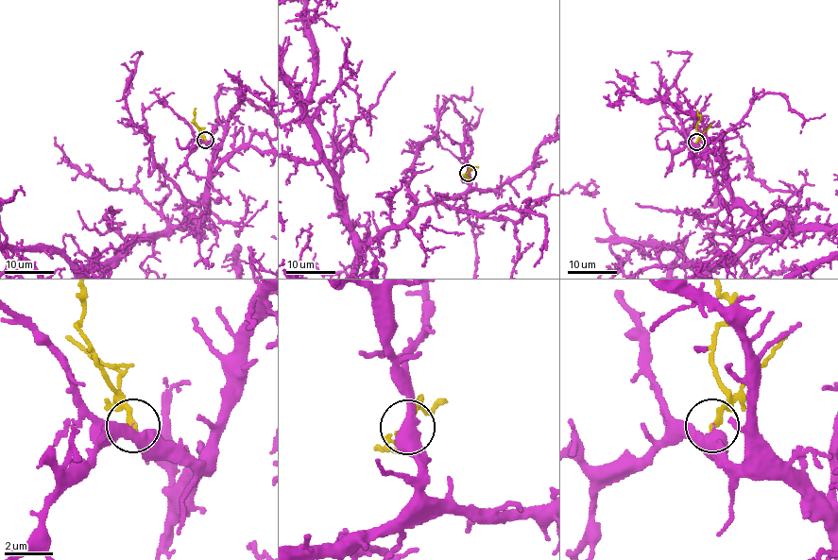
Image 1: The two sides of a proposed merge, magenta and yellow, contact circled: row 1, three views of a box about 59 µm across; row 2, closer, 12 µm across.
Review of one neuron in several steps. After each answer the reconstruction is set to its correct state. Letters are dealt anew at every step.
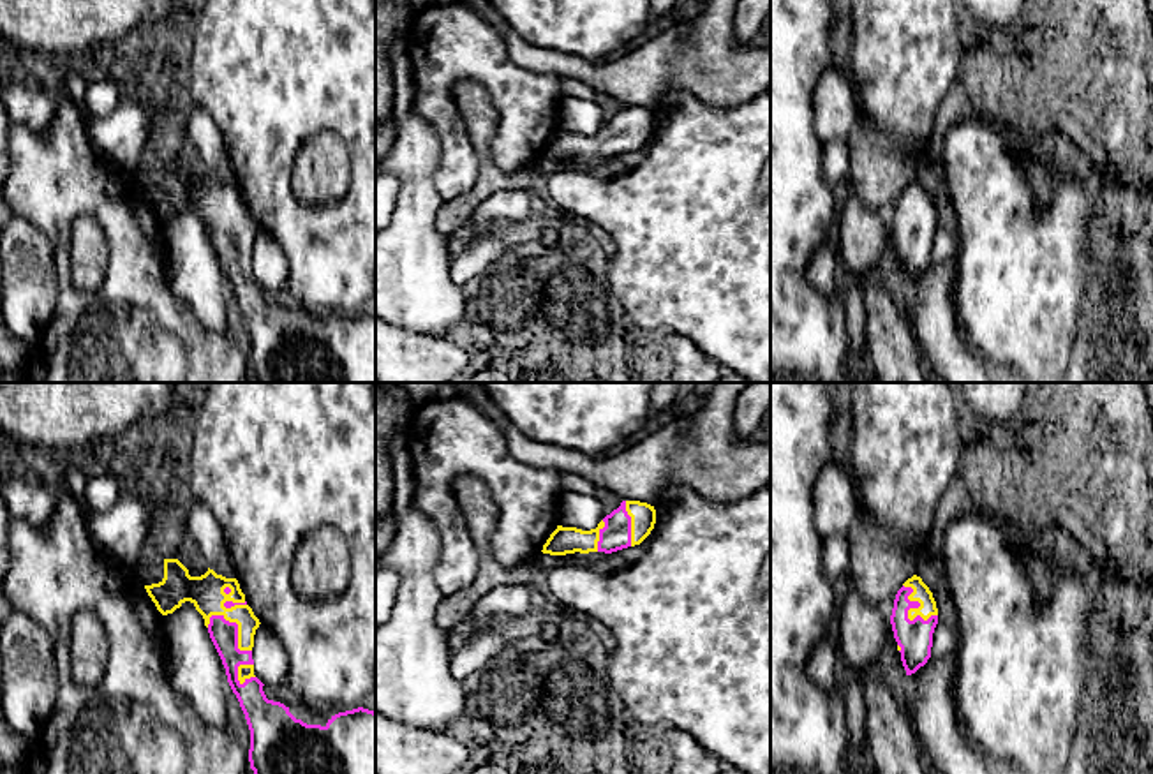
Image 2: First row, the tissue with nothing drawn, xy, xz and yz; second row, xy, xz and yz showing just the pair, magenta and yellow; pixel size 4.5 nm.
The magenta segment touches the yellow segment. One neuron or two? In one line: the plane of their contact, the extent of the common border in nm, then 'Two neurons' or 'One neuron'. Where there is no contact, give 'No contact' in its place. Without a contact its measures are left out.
Touches magenta in yz. Shared border 220 nm. One neuron

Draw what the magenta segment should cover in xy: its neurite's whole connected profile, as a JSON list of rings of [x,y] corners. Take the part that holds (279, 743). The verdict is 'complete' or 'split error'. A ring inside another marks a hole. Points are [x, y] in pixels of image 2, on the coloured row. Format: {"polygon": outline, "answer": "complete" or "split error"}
{"polygon": [[[164,559],[164,578],[145,585],[162,615],[190,601],[203,615],[250,730],[254,774],[376,774],[376,712],[338,712],[324,726],[296,719],[289,707],[268,700],[254,675],[254,635],[259,619],[236,578],[213,569],[190,577],[178,559]]], "answer": "split error"}

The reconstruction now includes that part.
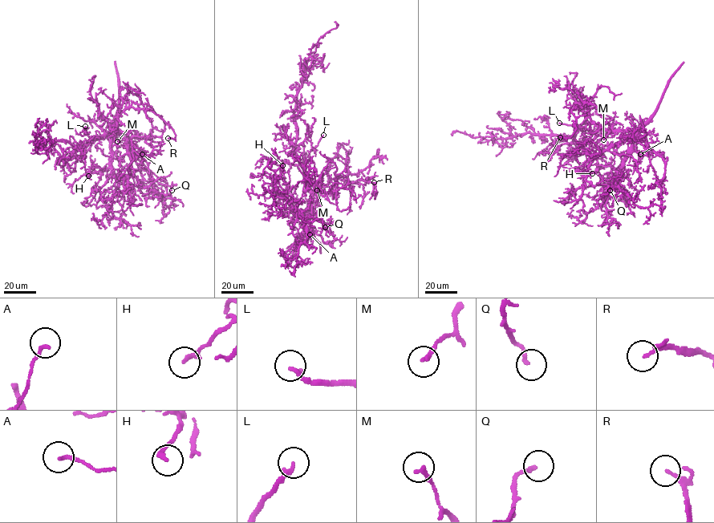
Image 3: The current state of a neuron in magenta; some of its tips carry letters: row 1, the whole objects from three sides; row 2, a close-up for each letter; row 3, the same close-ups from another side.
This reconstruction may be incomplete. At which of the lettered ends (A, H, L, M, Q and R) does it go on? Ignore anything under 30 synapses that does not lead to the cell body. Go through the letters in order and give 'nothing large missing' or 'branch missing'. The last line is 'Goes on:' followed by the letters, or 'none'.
A: nothing large missing
H: nothing large missing
L: nothing large missing
M: nothing large missing
Q: nothing large missing
R: nothing large missing
Goes on: none

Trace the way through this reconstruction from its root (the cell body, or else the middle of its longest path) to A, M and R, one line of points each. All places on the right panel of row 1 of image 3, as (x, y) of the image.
A: (603, 133), (634, 131), (634, 139), (643, 145), (647, 153), (640, 154)
M: (603, 133), (610, 131), (606, 130), (608, 132), (603, 139)
R: (603, 133), (610, 131), (594, 123), (583, 105), (571, 110), (576, 123), (573, 134), (560, 137)

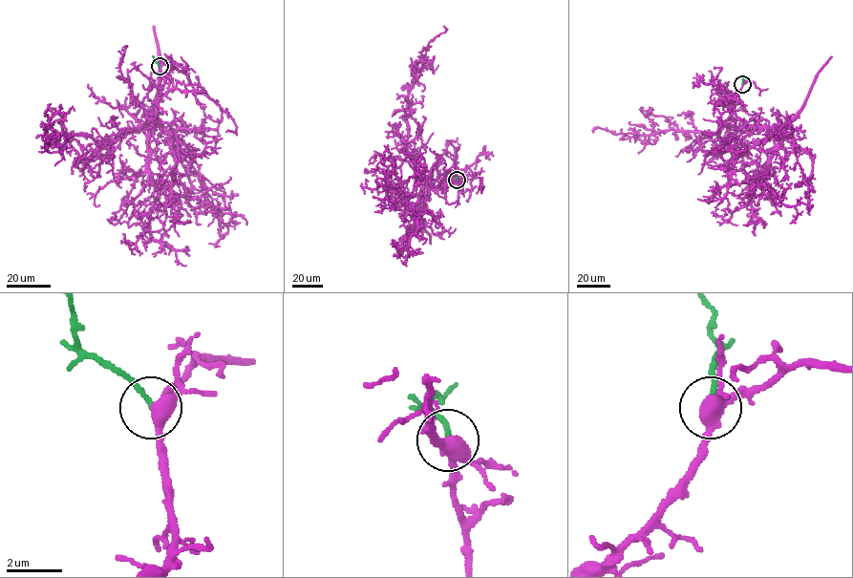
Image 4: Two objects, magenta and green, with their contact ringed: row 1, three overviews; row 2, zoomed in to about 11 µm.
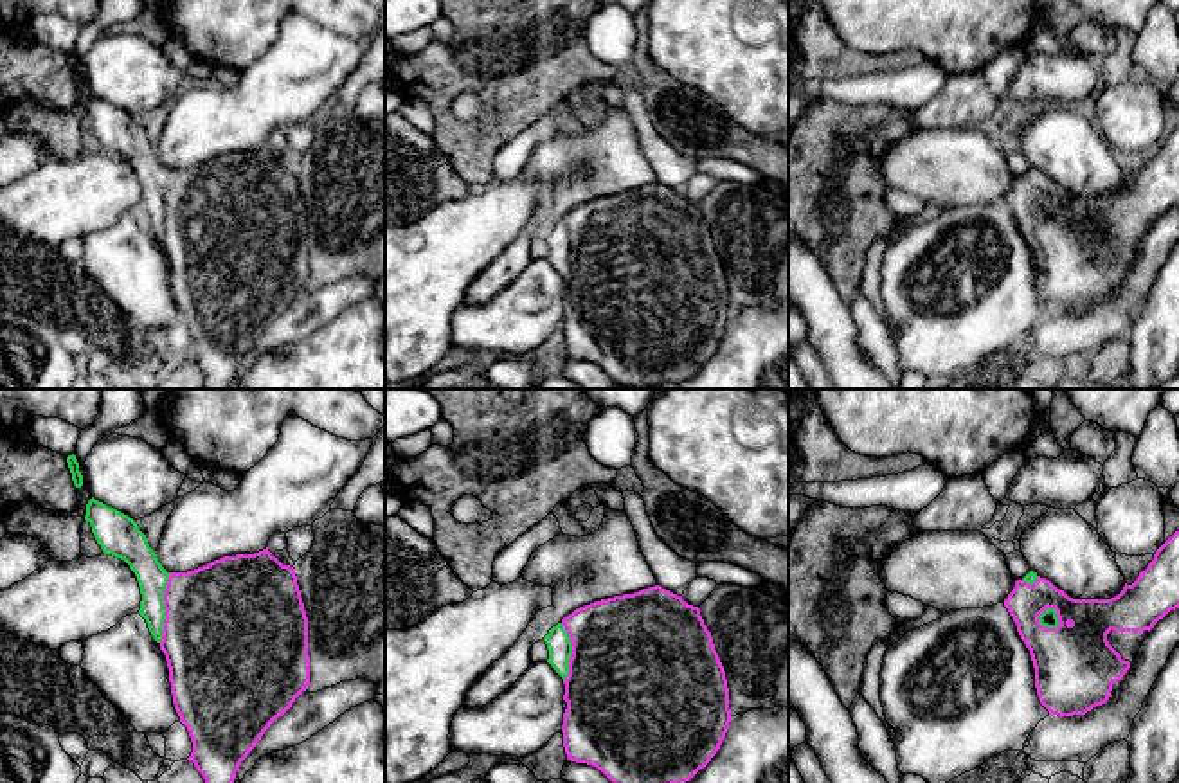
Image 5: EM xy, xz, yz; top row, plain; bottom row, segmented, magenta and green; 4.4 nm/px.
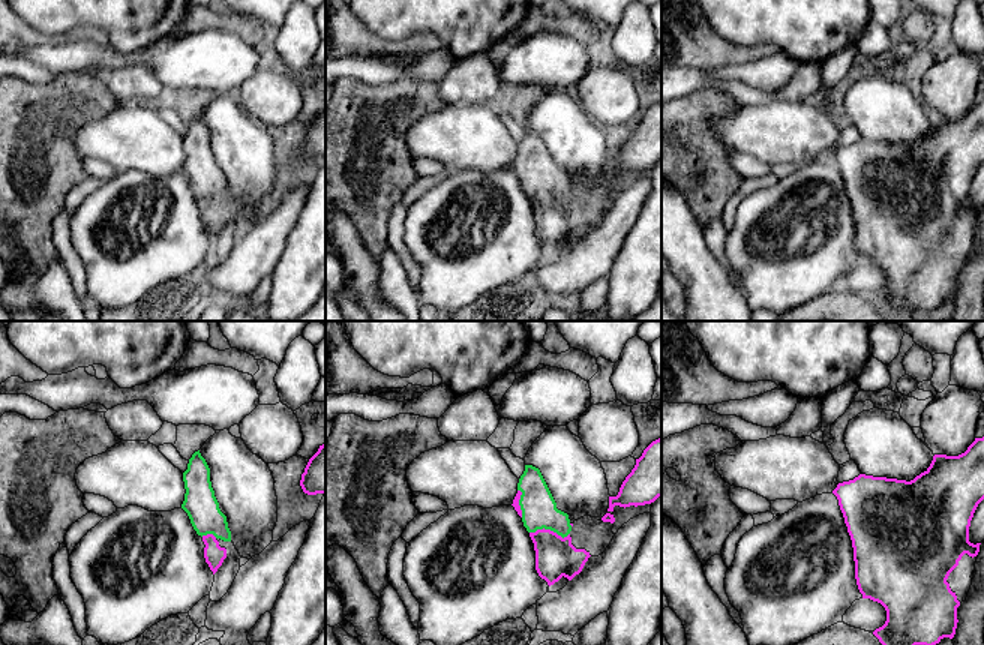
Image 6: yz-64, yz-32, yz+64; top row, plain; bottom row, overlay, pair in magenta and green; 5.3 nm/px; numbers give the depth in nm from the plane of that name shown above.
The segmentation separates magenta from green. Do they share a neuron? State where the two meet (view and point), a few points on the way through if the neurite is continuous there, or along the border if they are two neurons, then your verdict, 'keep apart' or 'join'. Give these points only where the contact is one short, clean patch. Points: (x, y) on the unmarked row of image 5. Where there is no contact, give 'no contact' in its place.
contact xy (164, 204); way xy (218, 218), (164, 204), (164, 191), (152, 173); join

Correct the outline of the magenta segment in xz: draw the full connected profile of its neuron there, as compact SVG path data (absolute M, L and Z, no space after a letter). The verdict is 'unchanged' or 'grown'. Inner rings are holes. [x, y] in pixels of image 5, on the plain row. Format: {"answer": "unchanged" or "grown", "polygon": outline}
{"answer": "grown", "polygon": "M661 182L576 205L544 234L547 259L563 275L563 344L567 356L601 367L619 387L653 389L689 378L718 349L729 319L724 263L700 205Z"}

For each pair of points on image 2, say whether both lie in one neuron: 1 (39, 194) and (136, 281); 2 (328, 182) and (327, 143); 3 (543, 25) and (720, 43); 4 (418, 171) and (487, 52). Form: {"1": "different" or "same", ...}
{"1": "same", "2": "same", "3": "different", "4": "different"}

